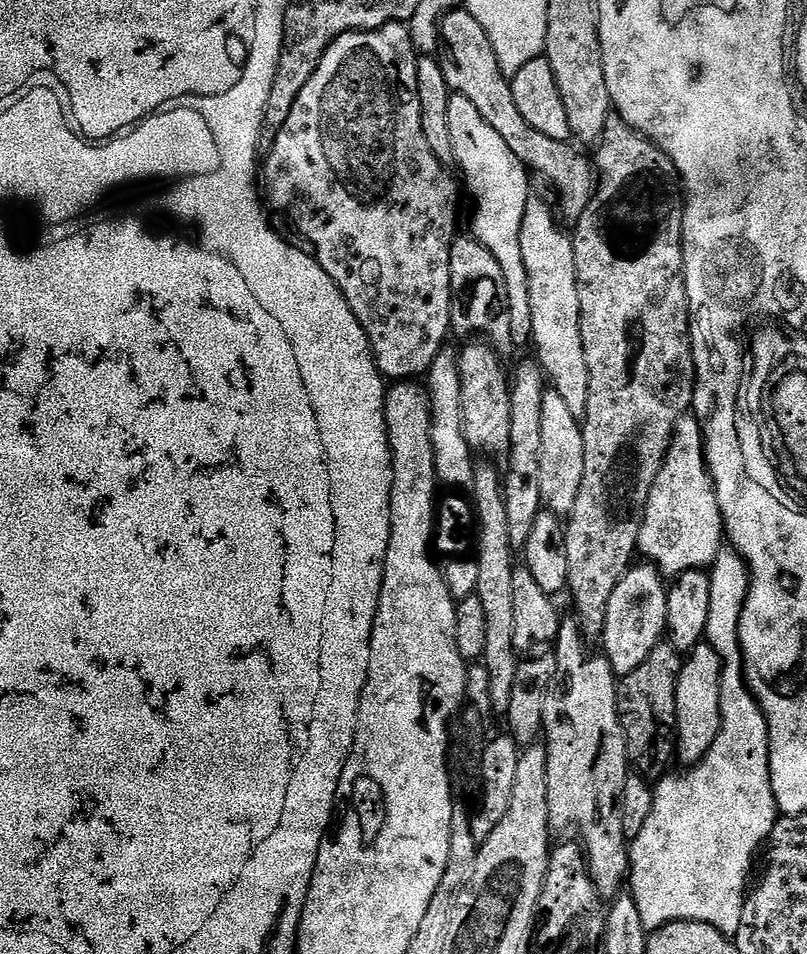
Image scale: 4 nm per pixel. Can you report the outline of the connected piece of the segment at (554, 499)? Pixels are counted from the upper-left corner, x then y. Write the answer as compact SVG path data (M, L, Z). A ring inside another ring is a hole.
M553 388L547 389L541 406L540 488L543 507L557 516L572 511L582 482L585 446L580 430L578 418L571 414L562 396Z

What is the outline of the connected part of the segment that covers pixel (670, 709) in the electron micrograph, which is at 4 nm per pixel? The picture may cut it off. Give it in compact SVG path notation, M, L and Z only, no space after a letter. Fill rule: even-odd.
M661 642L638 670L616 685L616 709L626 738L628 763L649 782L659 781L669 771L668 763L674 760L676 679L681 663L681 653L671 644Z

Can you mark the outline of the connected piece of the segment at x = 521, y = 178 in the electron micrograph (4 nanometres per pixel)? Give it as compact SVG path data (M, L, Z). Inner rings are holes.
M452 94L448 98L449 130L446 144L452 147L452 156L458 167L464 171L464 180L470 191L476 195L476 217L472 220L471 235L502 266L504 275L504 297L508 299L510 334L513 345L528 344L532 339L532 315L530 314L530 286L526 278L526 262L522 262L522 214L530 202L528 196L529 169L506 146L498 130L474 110L470 98Z

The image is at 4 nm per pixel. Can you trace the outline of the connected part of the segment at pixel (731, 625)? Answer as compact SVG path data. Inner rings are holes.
M722 550L716 555L716 560L710 566L710 618L708 619L708 632L711 633L710 640L716 651L720 655L720 662L724 666L724 677L722 678L722 686L720 687L720 733L718 738L714 738L714 746L710 746L710 750L699 762L691 765L681 776L672 776L668 774L663 777L655 785L652 793L652 809L650 810L650 818L646 818L646 826L642 826L642 834L638 834L635 840L630 844L630 884L632 880L632 896L638 908L638 914L645 929L655 930L662 927L663 924L669 924L675 920L697 920L703 924L709 924L717 928L723 936L735 937L738 926L742 922L742 910L744 909L744 901L746 899L746 889L749 887L748 875L752 872L752 859L756 856L756 851L761 851L762 845L767 841L768 836L774 830L778 819L778 809L776 799L772 793L772 783L770 782L770 766L768 765L768 723L764 717L764 712L760 709L760 705L756 703L756 698L749 691L742 671L742 657L737 651L738 633L740 631L740 615L744 609L746 602L746 594L748 593L749 574L747 565L736 552L731 550Z

